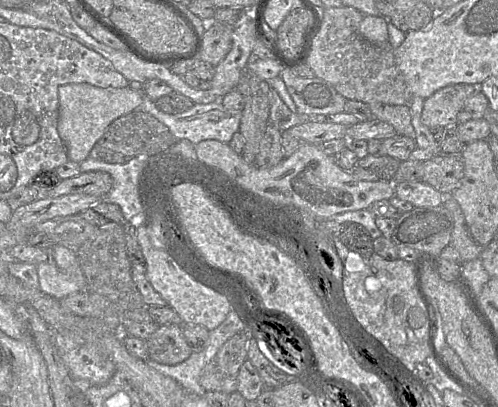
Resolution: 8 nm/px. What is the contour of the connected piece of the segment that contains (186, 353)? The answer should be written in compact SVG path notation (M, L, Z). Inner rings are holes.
M176 324L160 325L146 340L149 359L155 362L175 365L186 360L192 353L182 326Z

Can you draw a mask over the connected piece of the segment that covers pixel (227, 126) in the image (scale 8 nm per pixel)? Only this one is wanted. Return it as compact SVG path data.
M145 93L141 110L151 114L162 122L176 140L187 139L194 145L204 140L217 140L228 144L232 136L239 131L242 118L242 111L229 111L224 108L220 100L206 104L194 104L182 113L167 114L159 110L155 105L155 101L147 97Z

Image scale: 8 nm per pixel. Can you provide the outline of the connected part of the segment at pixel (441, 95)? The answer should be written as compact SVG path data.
M452 84L437 90L424 100L422 123L430 129L458 124L457 115L466 99L478 89L471 84Z

